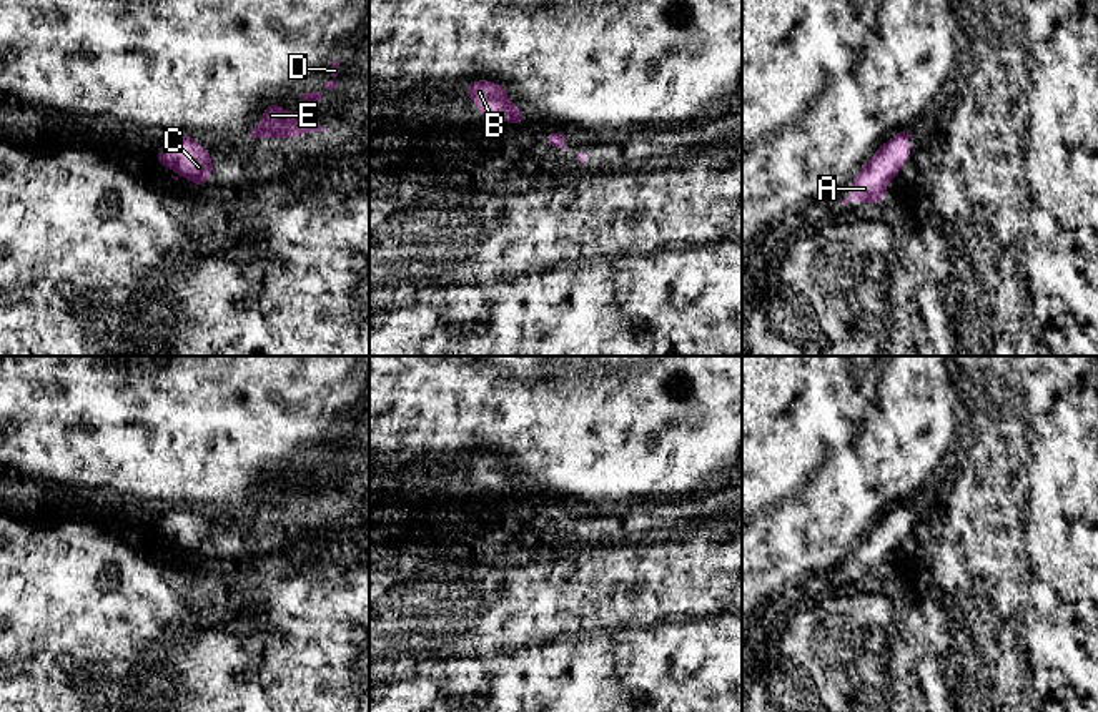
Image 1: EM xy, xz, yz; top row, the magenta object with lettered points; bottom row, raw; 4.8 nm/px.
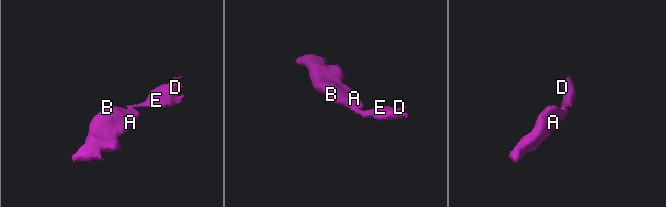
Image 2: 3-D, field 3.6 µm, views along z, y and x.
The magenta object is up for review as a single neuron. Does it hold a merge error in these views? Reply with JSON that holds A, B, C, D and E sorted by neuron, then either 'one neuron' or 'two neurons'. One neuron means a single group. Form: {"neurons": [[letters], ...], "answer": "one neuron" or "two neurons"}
{"neurons": [["A", "B", "C", "D", "E"]], "answer": "one neuron"}

